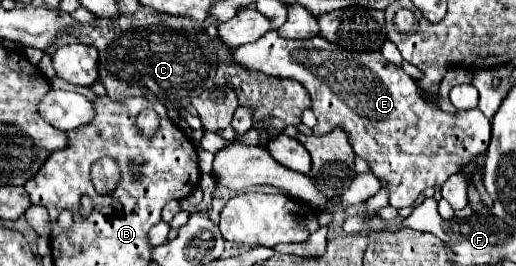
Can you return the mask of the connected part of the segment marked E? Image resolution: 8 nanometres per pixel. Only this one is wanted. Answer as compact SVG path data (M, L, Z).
M271 29L253 43L233 47L231 59L249 71L261 71L271 77L299 81L309 91L313 103L311 109L317 117L313 133L323 135L335 127L343 129L355 155L369 161L369 169L381 177L383 185L389 183L389 203L395 209L413 207L427 187L441 187L451 175L461 171L461 165L467 165L475 155L485 153L489 147L491 121L479 109L457 111L457 115L435 109L419 95L415 81L405 75L401 67L395 67L383 59L381 53L349 53L337 45L329 45L329 41L319 35L311 39L289 41Z

